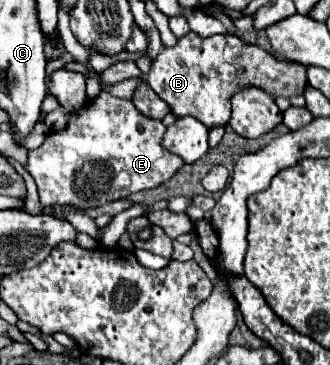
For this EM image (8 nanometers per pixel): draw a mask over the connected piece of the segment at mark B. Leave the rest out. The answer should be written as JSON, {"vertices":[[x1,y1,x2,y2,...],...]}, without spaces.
{"vertices":[[196,33,184,35,174,47,164,47,152,69,146,75,150,87,168,103,172,115,192,115,208,129,226,127,230,121,230,99,246,87,258,87,272,99,300,95,306,81,306,67,302,63,278,59,258,45,246,45,234,35,214,35,200,39]]}

